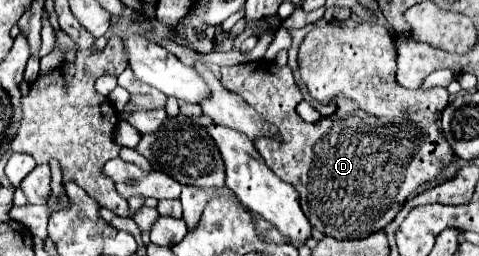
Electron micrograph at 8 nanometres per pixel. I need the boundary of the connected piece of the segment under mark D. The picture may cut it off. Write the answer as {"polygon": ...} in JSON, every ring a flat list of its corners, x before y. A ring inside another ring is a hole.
{"polygon":[[334,18,334,20,330,20,330,22,327,22,322,27,313,28,306,35,306,38,304,38,302,48,300,48,300,52,298,52,298,66,300,66,302,82,306,84,310,96,312,96,316,102,320,102,320,104,330,104,332,100,336,102,338,108,336,108,336,112,334,112,332,116,320,118,320,120,314,122,314,124,302,122,302,120,298,118,298,114,296,114,296,104,302,100,302,94,300,94,300,90,298,90,298,86,296,86,296,82,294,82,294,78,292,78,292,70,290,70,288,66,278,68,278,66,276,66,274,62,270,62,270,60,256,60,256,62,246,62,246,64,222,68,222,84,224,84,226,90,236,92,238,96,242,96,266,122,270,122,272,126,278,128,278,136,280,136,278,140,276,140,276,136,260,136,260,138,256,138,254,146,256,146,256,150,260,152,260,156,266,160,268,168,270,168,274,174,278,174,284,182,290,182,290,184,298,190,302,212,306,214,306,218,308,218,308,222,312,224,312,228,316,228,316,230,320,230,322,234,332,236,332,238,336,238,336,240,358,240,358,238,366,238,366,236,370,236,370,234,382,230,386,224,390,224,390,222,394,220,394,216,400,212,400,208,404,206,404,202,408,200,408,196,410,196,418,186,422,186,422,184,428,182,428,180,434,180,442,170,446,170,448,166,454,164,456,154,454,154,452,146,446,142,446,138,444,138,444,134,442,134,442,128,440,128,440,116,442,116,442,110,444,110,446,104,448,104,448,90,446,90,446,88,438,88,438,86,436,86,436,88,430,88,430,90,406,90,406,88,402,88,402,86,396,82,396,78,394,78,394,74,396,74,396,36,392,36,392,34,390,34,384,26,380,26,380,24,364,24,364,22,362,22,362,24,352,32,352,30,346,28,346,24,344,24,342,20,338,22,338,20]]}

